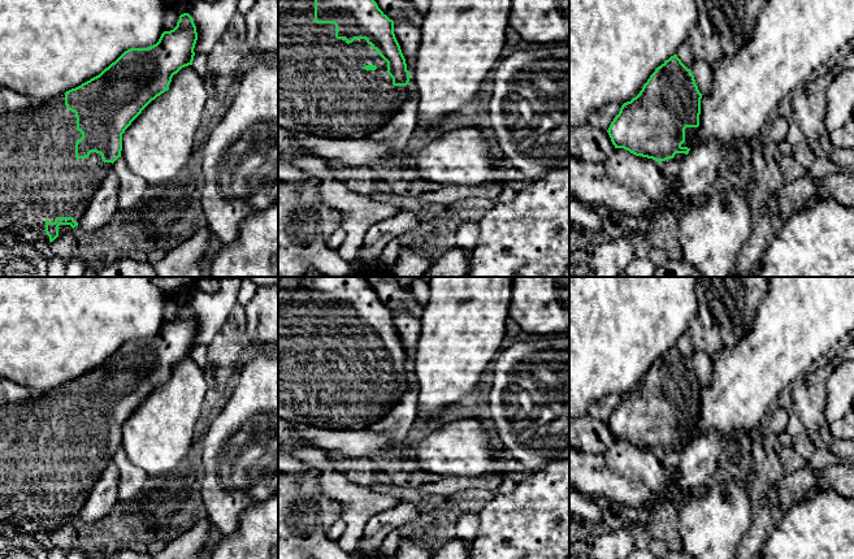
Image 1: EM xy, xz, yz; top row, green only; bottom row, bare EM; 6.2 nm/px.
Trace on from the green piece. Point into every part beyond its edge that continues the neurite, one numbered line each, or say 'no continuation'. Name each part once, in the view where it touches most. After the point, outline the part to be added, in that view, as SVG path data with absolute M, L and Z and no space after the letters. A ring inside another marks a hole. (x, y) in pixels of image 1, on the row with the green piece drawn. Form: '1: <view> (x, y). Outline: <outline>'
1: xz (323, 90). Outline: M278 0L278 126L298 134L311 134L329 139L359 139L385 126L403 107L409 94L407 86L394 86L387 74L387 62L367 43L355 39L347 44L344 39L335 38L334 23L315 22L315 0Z

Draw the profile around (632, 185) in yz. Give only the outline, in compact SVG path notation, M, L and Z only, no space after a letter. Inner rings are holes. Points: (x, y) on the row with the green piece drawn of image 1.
M616 148L603 162L584 162L569 156L569 192L573 199L614 209L629 217L642 220L646 213L672 211L677 213L688 202L675 195L676 179L664 174L659 162Z

